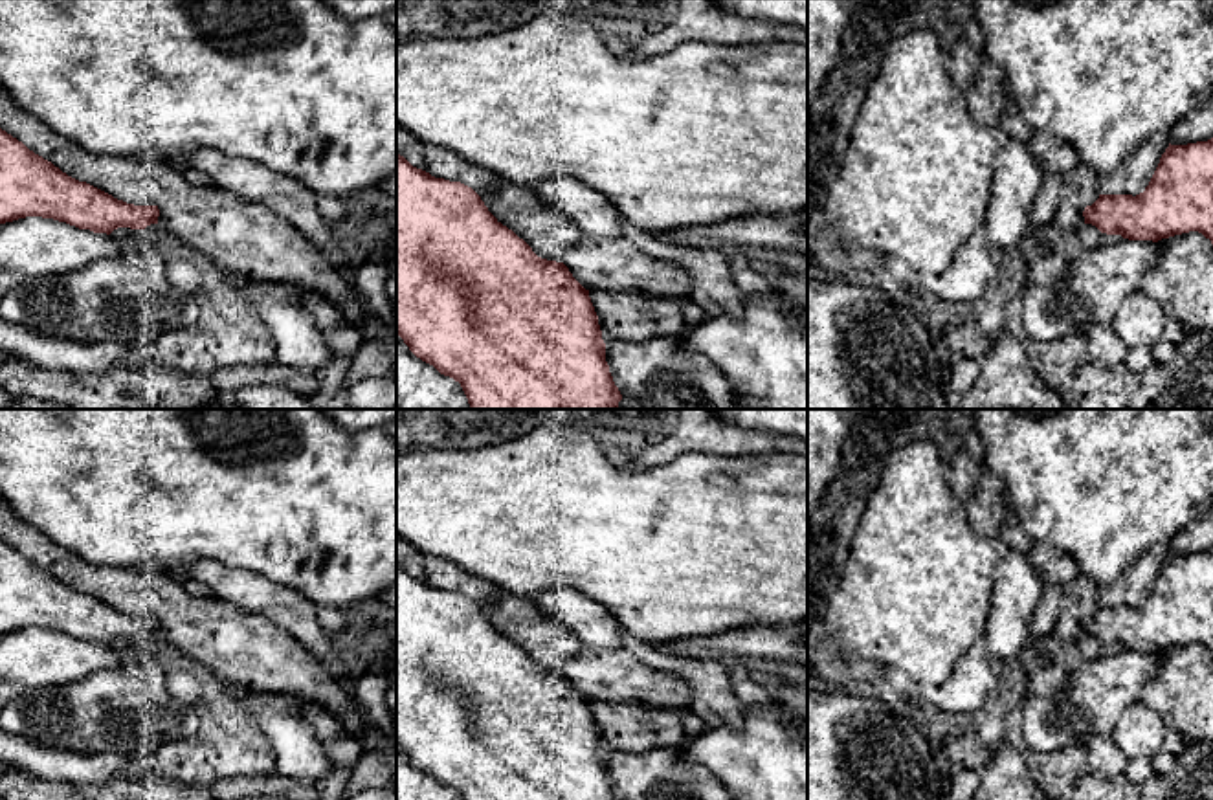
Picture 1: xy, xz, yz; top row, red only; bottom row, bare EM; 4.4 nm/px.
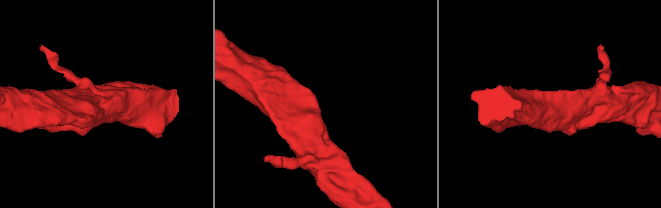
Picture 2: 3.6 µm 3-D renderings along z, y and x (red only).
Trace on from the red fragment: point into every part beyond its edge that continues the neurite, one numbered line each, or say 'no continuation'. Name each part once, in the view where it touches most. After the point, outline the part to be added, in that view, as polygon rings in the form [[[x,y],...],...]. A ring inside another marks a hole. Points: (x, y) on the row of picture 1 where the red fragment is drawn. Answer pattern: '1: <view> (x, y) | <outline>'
no continuation

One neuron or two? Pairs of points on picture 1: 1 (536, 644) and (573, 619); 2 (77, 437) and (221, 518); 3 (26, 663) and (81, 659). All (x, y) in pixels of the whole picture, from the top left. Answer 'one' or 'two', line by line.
1: two
2: one
3: one

